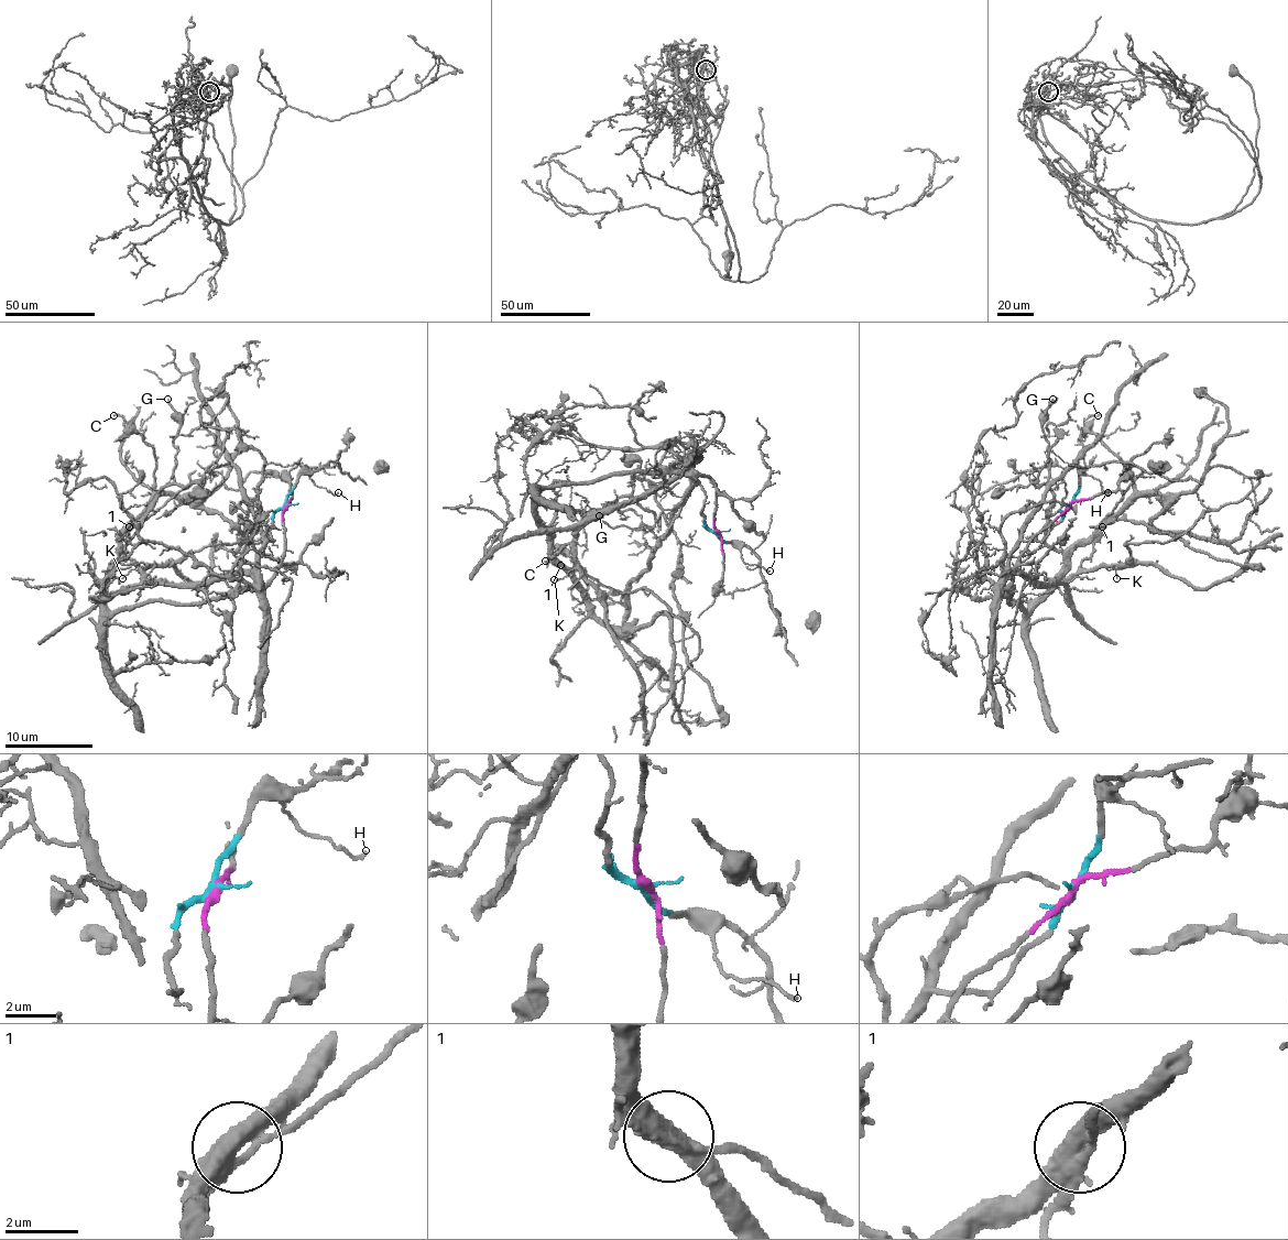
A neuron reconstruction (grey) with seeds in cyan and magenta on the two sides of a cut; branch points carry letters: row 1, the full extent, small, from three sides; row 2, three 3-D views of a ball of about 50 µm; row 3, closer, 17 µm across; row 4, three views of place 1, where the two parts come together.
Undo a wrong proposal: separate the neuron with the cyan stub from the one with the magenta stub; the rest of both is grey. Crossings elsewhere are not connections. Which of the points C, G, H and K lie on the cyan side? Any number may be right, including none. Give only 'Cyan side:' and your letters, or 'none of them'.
Cyan side: H, K

